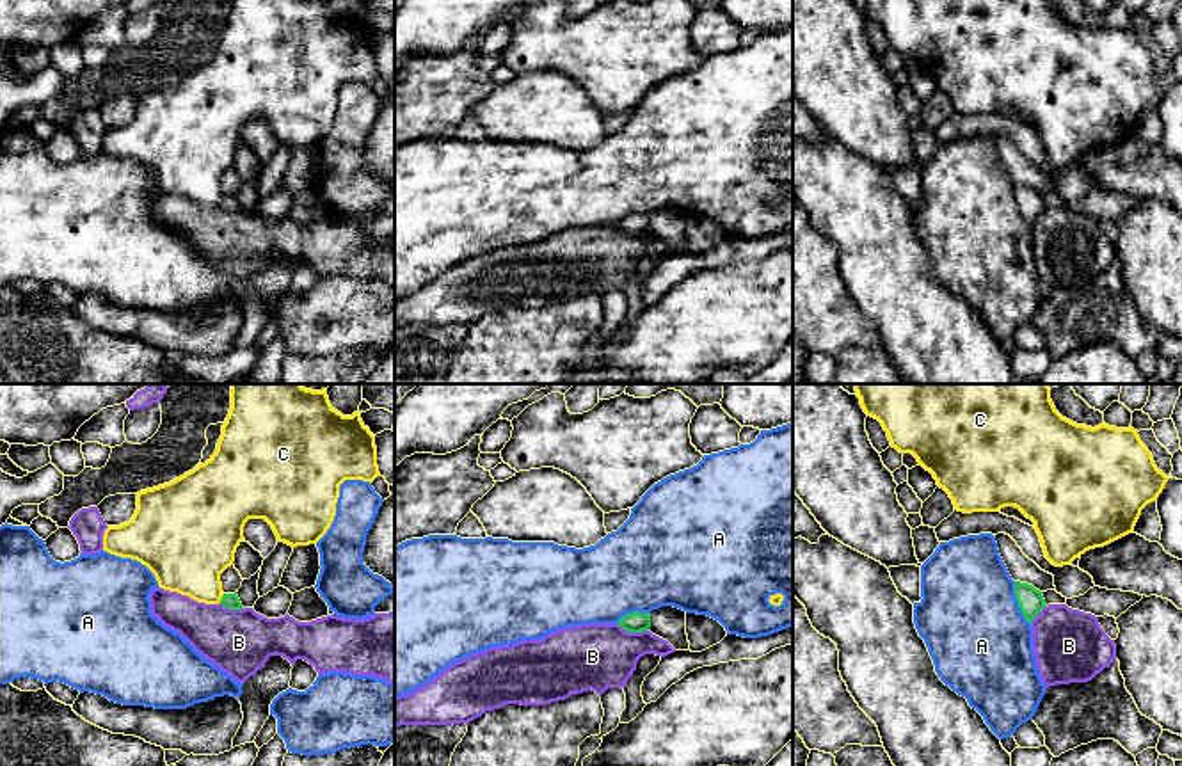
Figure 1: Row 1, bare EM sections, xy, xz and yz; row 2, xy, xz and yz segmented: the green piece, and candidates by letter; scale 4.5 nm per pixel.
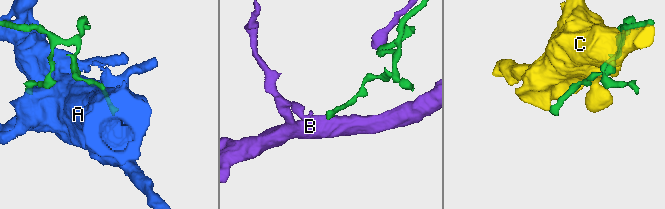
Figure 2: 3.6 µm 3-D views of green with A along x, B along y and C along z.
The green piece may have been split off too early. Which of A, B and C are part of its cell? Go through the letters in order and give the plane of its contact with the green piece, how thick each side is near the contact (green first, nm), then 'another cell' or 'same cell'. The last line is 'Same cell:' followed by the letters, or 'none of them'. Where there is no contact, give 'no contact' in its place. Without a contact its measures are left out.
A: yz | 120/460 nm | another cell
B: xz | 100/300 nm | another cell
C: xy | 70/340 nm | another cell
Same cell: none of them

